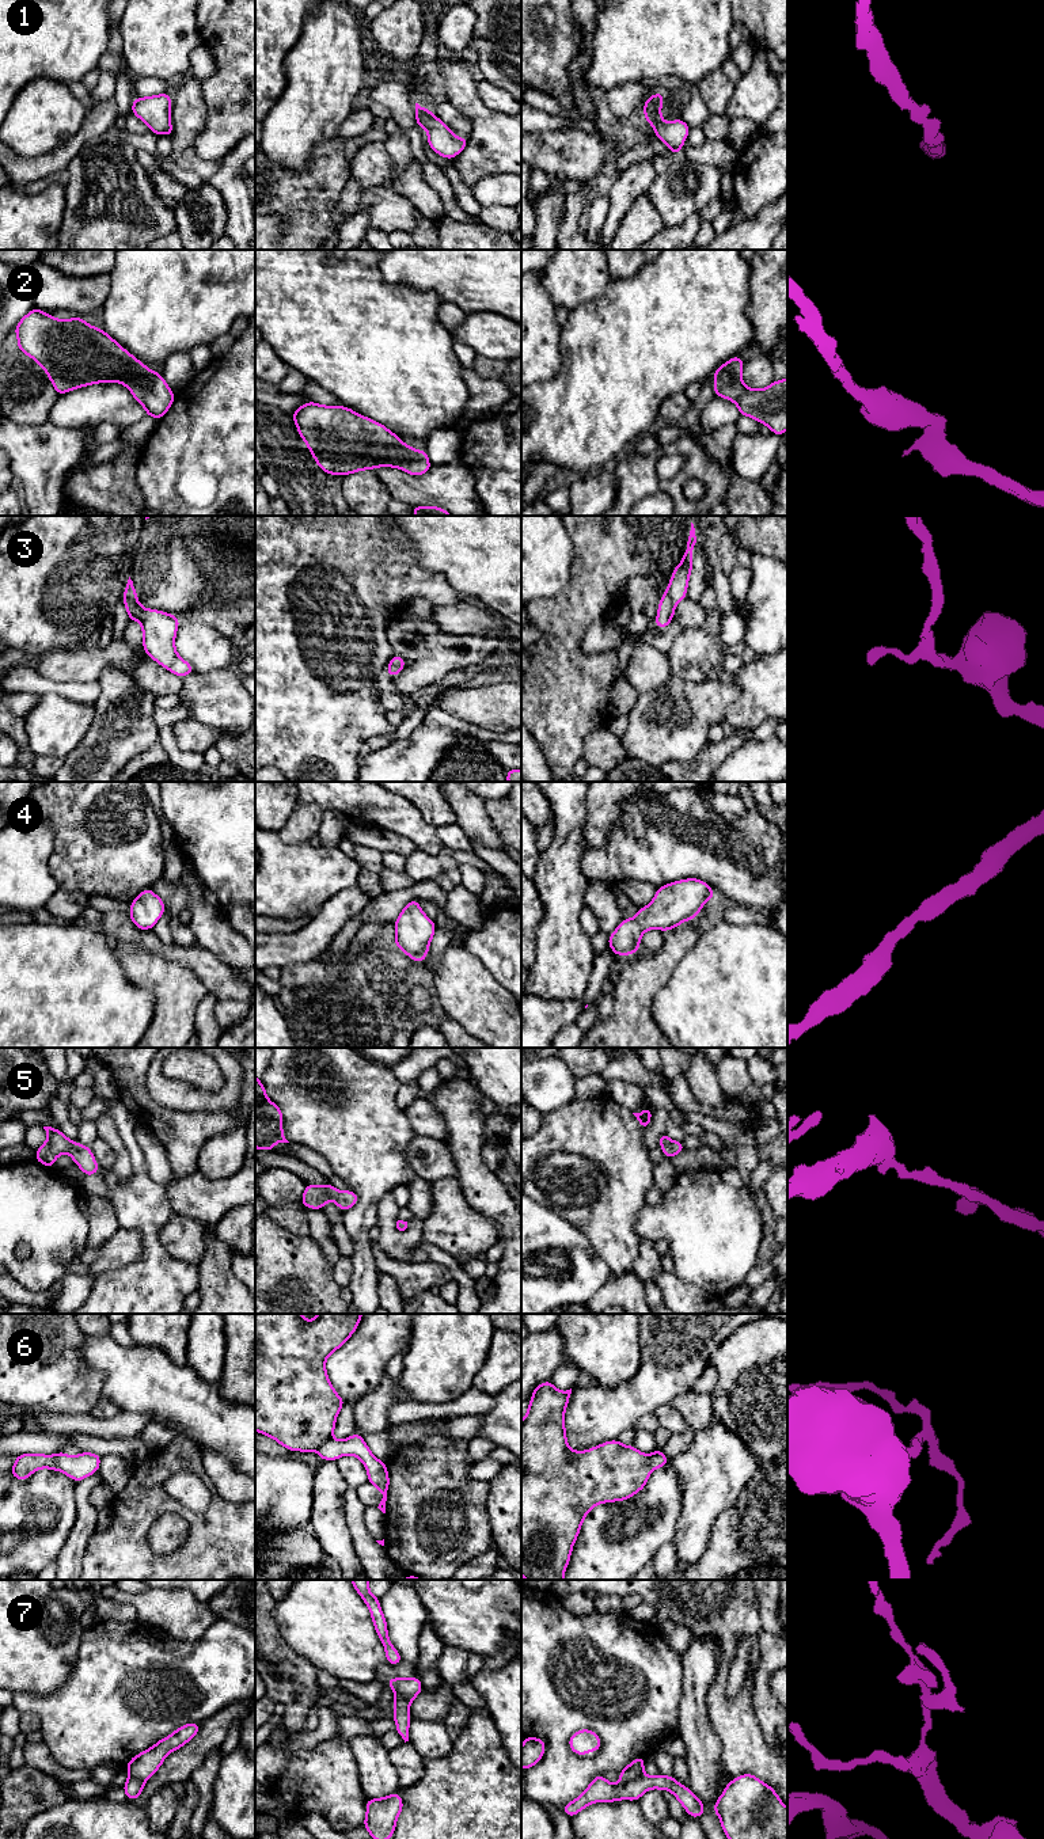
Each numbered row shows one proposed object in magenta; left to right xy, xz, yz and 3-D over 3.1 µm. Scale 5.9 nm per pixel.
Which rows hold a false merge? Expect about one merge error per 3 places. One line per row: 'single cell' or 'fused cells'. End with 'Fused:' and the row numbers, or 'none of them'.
1: single cell
2: single cell
3: single cell
4: single cell
5: single cell
6: fused cells
7: single cell
Fused: 6

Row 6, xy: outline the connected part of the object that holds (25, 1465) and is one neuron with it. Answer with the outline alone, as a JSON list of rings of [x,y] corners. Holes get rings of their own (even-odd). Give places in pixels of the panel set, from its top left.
[[[22,1454],[16,1456],[16,1460],[11,1468],[11,1474],[19,1479],[26,1481],[34,1471],[39,1468],[57,1468],[54,1455],[42,1455],[42,1454]]]

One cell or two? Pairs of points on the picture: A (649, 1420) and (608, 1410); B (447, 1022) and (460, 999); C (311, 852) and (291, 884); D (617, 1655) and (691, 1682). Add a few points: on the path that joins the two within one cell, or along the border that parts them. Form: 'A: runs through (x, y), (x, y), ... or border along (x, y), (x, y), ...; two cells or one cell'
A: border along (653, 1413), (645, 1413), (634, 1427); two cells
B: border along (437, 1005), (469, 1033); two cells
C: runs through (311, 861), (299, 876); one cell
D: border along (680, 1657), (682, 1698), (678, 1710); two cells

